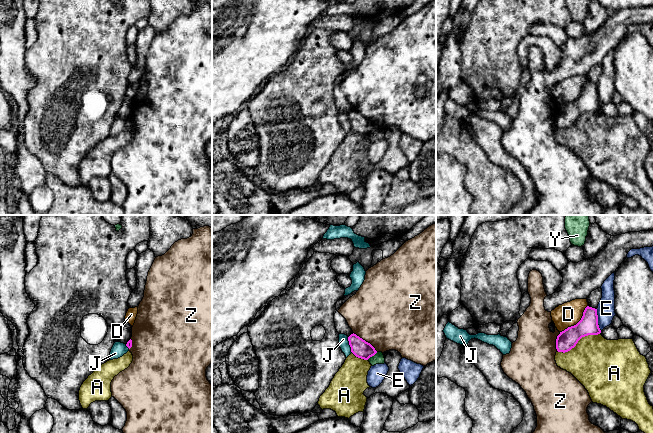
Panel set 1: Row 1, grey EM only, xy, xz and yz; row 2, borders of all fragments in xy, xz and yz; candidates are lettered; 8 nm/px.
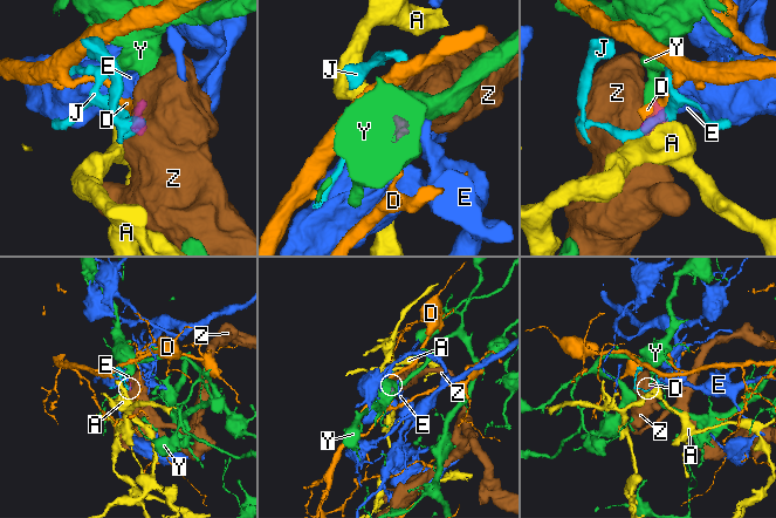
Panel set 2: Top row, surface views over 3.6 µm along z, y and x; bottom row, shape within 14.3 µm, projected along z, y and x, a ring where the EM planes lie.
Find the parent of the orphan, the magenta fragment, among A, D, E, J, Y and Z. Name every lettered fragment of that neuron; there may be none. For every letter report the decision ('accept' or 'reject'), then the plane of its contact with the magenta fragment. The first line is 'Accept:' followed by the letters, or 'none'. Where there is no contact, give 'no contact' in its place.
Accept: none
A: reject; meets magenta in yz
D: reject; meets magenta in yz
E: reject; meets magenta in yz
J: reject; meets magenta in xz
Y: reject; meets magenta in xz
Z: reject; meets magenta in xz

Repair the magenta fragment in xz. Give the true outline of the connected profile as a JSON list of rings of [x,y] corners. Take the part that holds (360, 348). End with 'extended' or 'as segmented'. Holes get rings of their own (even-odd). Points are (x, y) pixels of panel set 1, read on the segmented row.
[[[354,333],[348,337],[348,341],[351,347],[351,352],[358,358],[368,360],[377,353],[370,343],[366,342]]]; as segmented

